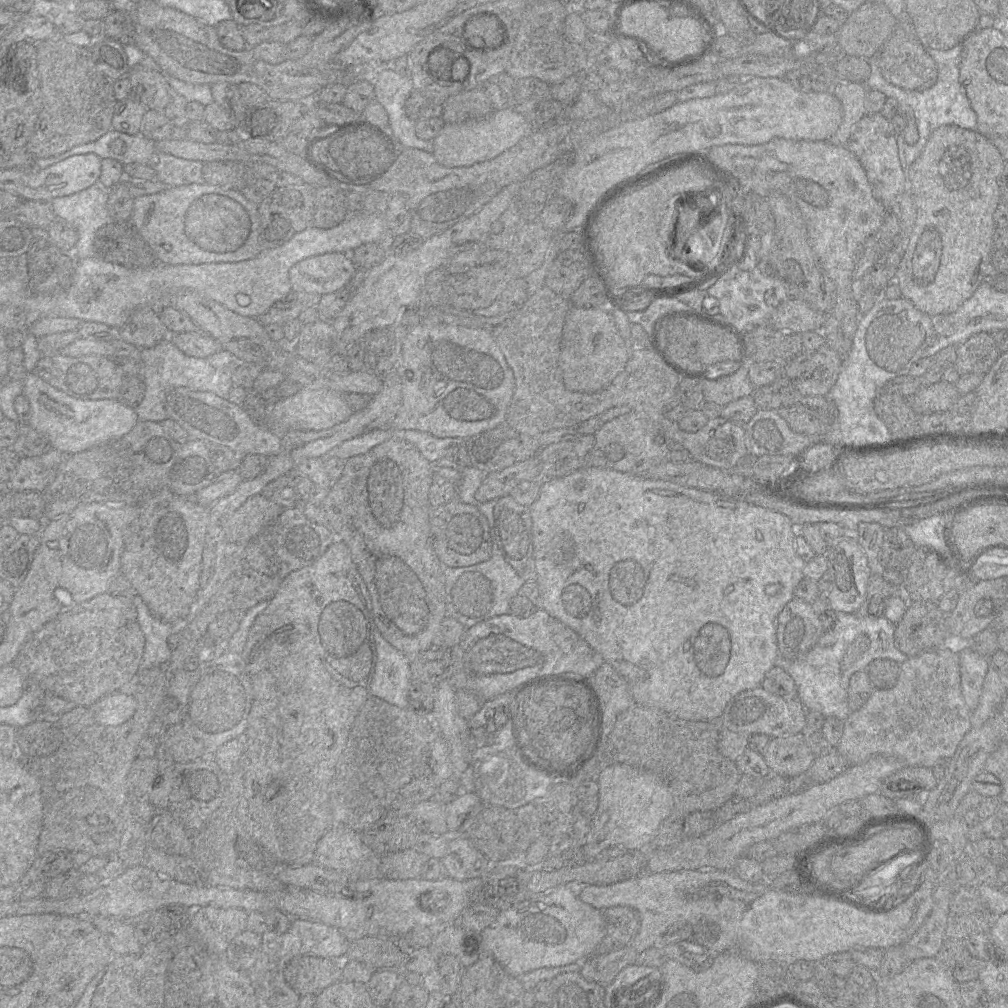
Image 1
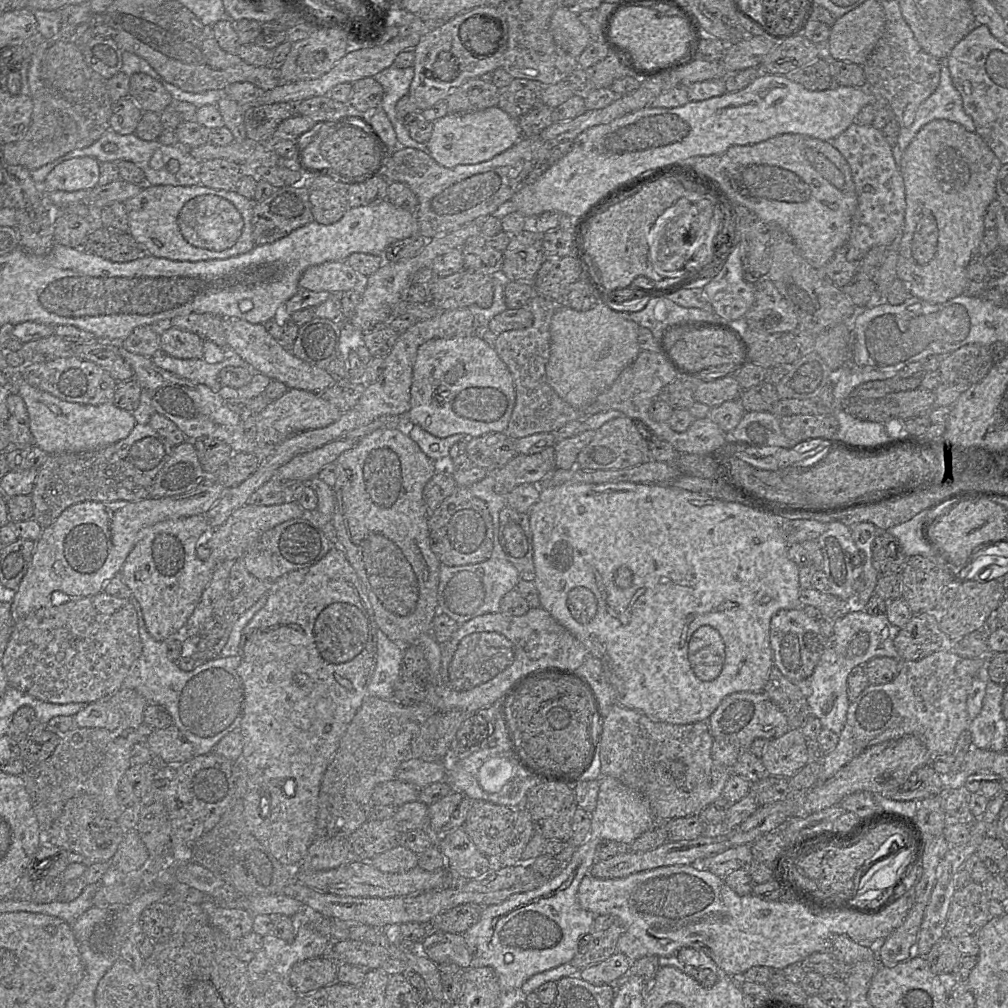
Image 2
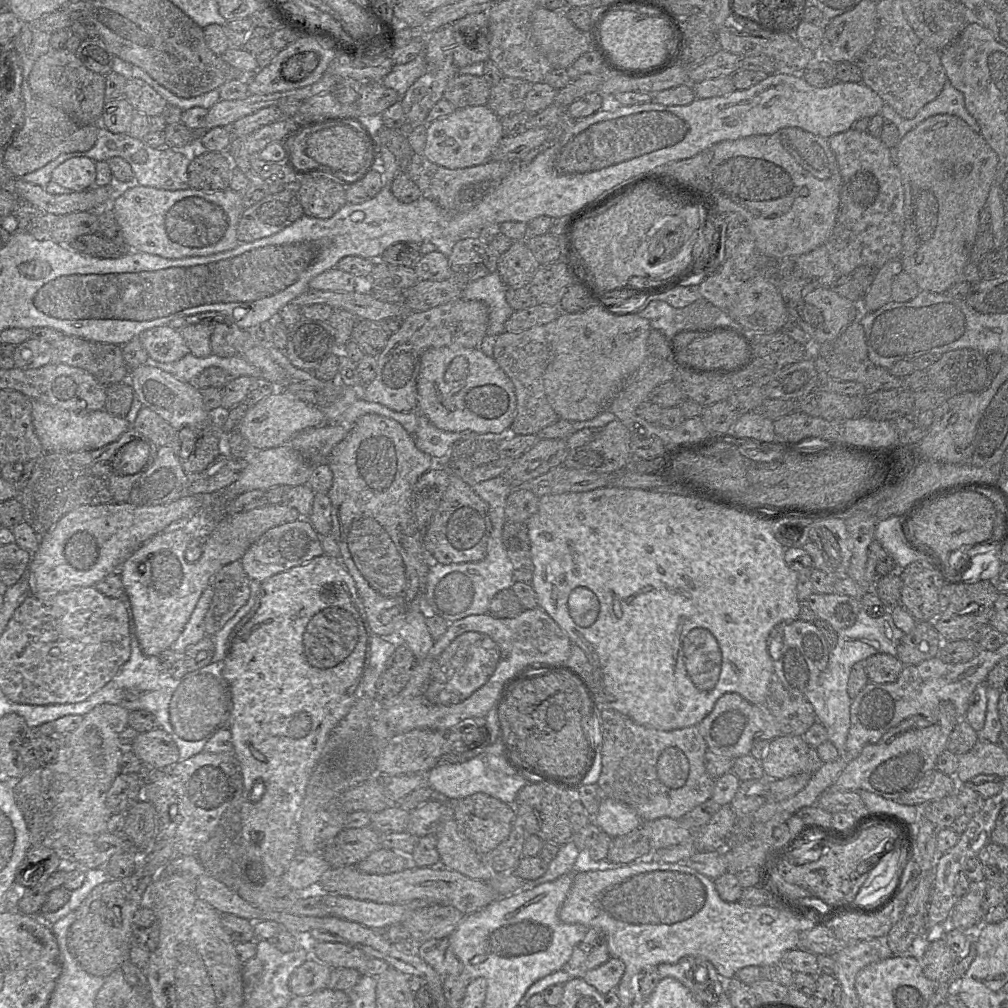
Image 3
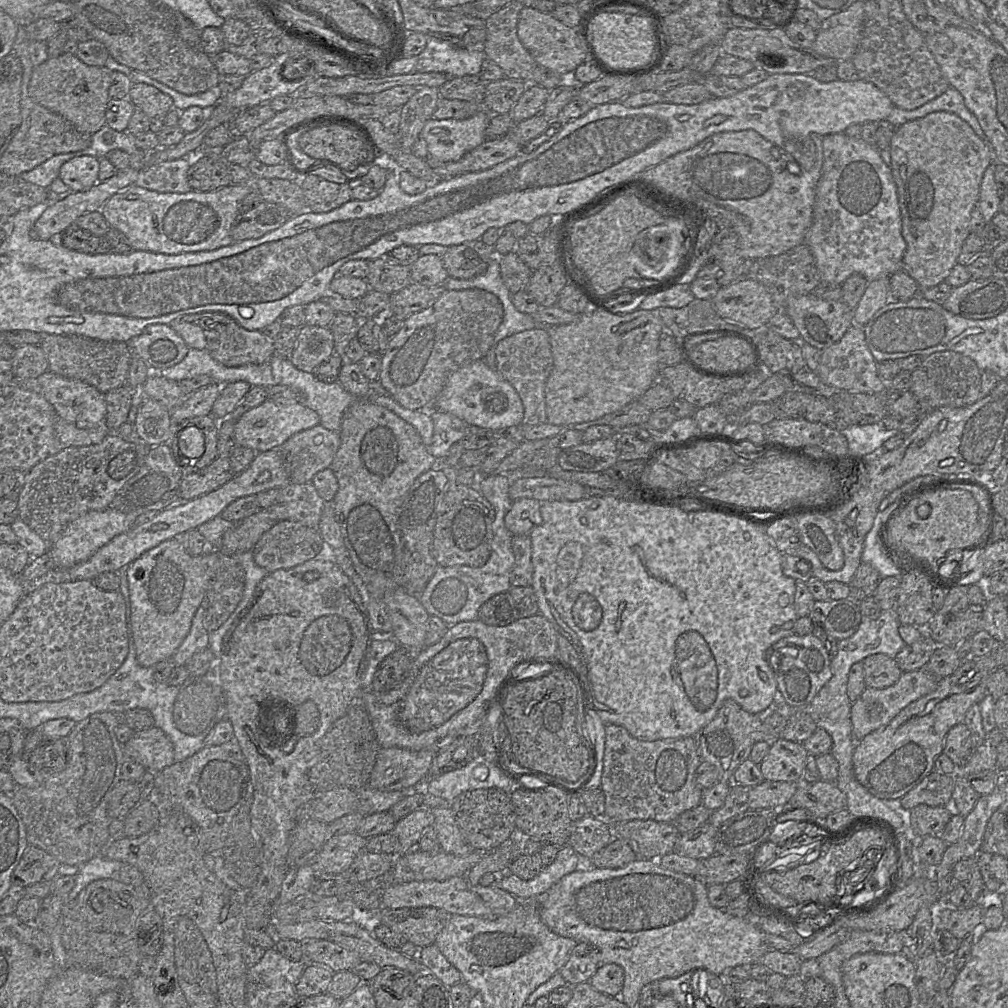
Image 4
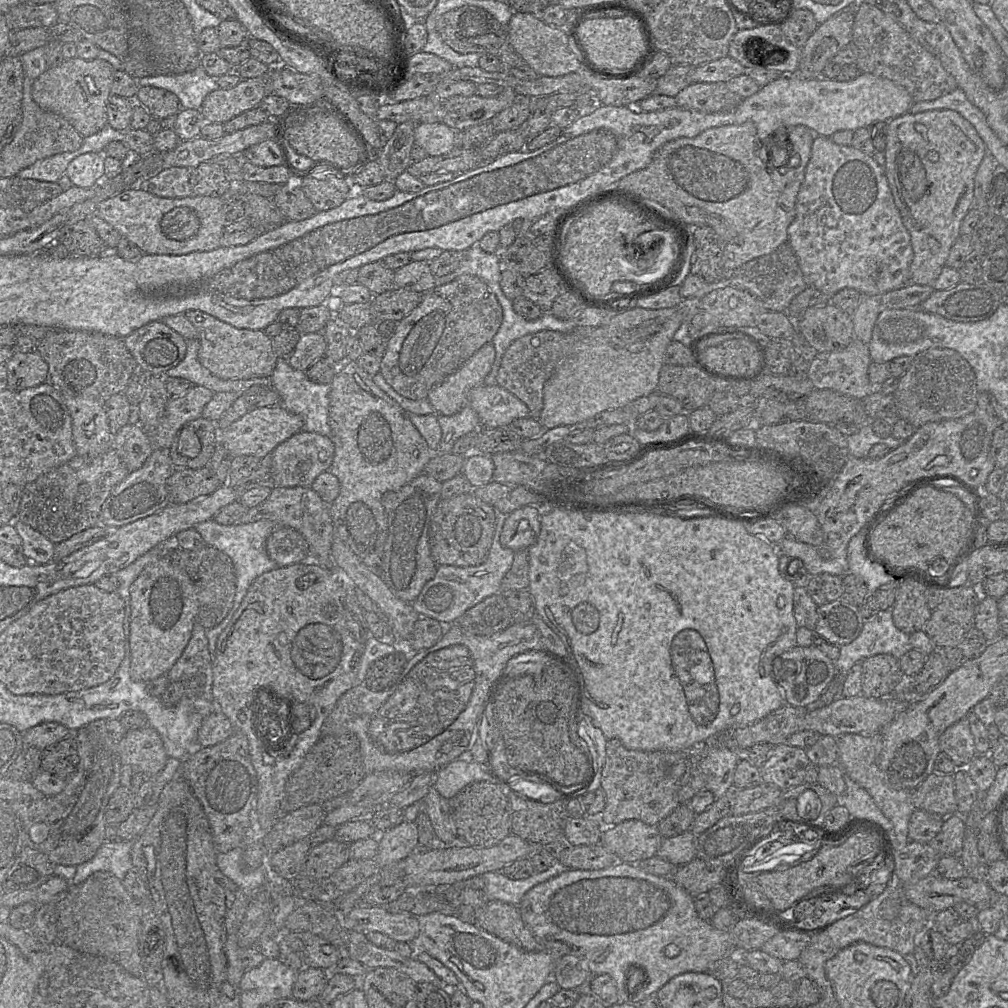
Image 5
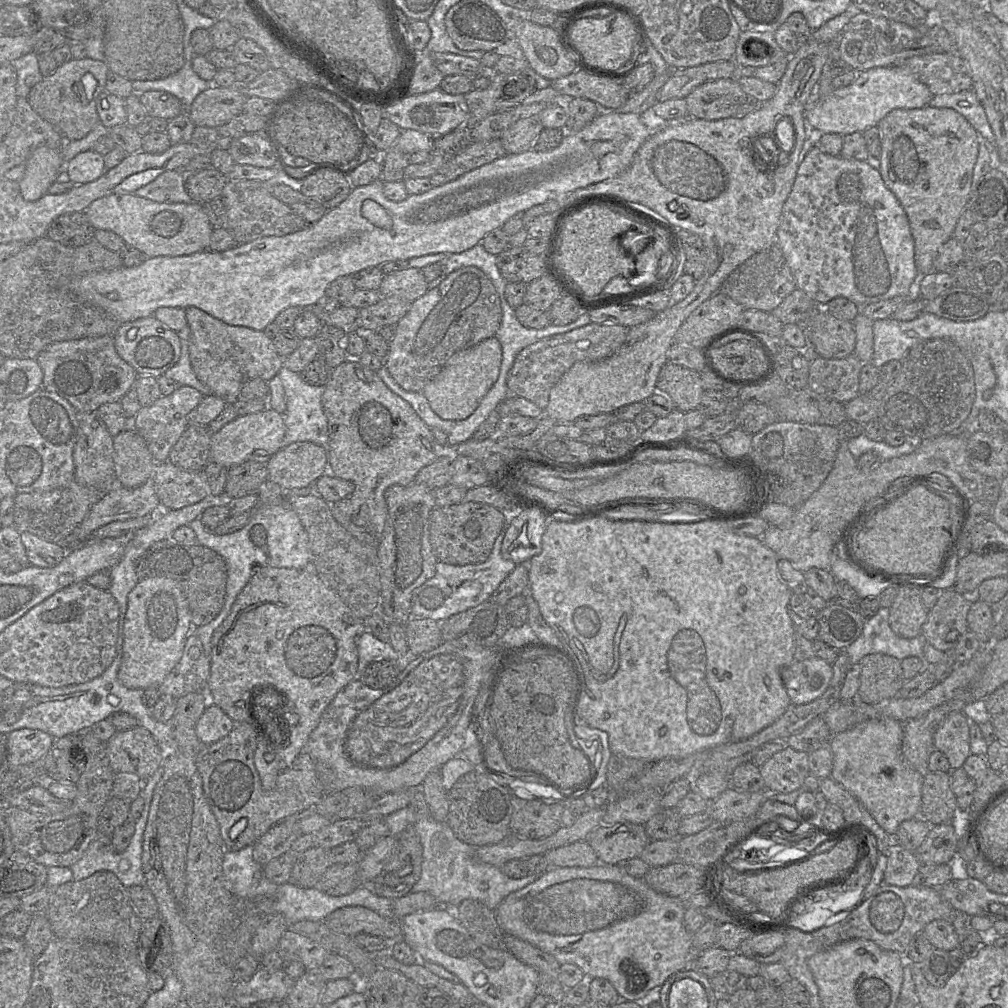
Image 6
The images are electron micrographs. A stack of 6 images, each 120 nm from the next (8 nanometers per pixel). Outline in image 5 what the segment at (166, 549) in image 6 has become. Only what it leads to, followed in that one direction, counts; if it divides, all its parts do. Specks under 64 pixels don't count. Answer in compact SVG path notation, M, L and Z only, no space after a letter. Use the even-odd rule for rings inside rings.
M168 545L169 559L181 568L197 588L198 613L196 621L205 629L218 625L233 606L236 593L236 574L231 558L224 552L208 545L198 550L185 550Z

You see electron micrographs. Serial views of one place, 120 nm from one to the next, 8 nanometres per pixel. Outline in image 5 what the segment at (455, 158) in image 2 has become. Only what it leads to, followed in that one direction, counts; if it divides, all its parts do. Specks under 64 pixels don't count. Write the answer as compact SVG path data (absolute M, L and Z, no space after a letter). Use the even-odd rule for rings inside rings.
M444 122L436 123L421 123L415 129L415 144L426 150L430 156L441 156L456 147L456 134L460 131L455 131Z

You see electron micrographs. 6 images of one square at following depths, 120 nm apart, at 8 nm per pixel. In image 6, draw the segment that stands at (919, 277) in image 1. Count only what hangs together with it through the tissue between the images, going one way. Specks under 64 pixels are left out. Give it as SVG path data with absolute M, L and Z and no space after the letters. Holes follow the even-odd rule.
M927 106L921 109L895 109L877 125L881 156L879 172L888 189L903 207L914 240L915 266L919 276L933 271L934 259L941 246L952 236L962 212L967 208L980 135L958 112L950 108Z

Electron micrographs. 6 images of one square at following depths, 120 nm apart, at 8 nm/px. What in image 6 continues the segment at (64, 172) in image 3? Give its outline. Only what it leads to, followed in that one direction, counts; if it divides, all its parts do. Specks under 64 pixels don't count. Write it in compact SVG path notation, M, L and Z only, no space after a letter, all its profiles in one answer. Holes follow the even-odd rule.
M88 150L79 153L67 164L64 164L63 171L67 171L70 181L80 185L97 180L107 170L104 157L93 150Z

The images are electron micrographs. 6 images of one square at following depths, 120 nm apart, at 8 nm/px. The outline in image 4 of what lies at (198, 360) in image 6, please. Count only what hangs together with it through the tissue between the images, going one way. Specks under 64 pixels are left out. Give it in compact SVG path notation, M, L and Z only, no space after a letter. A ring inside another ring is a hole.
M200 312L186 314L181 320L201 327L207 340L206 349L210 356L226 367L269 362L274 355L273 341L261 331L249 331L223 312Z

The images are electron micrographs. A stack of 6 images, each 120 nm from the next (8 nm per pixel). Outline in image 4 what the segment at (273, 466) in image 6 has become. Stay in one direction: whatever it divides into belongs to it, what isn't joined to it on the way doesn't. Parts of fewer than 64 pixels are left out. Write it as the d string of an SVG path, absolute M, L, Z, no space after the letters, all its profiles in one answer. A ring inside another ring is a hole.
M320 424L287 439L278 451L285 461L290 483L311 483L318 472L330 467L340 443L339 432Z

